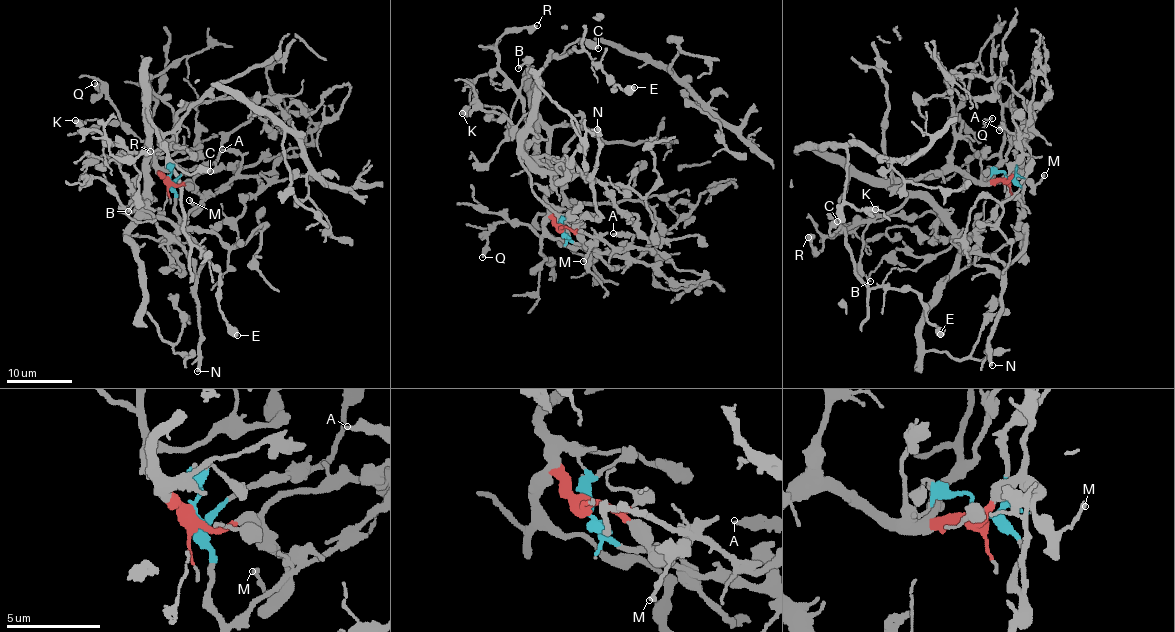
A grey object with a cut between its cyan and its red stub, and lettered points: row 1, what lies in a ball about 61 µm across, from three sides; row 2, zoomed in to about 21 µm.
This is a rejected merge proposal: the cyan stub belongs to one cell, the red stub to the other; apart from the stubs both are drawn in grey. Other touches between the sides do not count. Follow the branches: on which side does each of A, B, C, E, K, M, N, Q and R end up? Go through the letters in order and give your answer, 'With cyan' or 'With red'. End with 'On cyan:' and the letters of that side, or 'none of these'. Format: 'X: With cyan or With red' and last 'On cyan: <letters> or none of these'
A: With cyan
B: With red
C: With red
E: With red
K: With red
M: With red
N: With cyan
Q: With red
R: With red
On cyan: A, N

